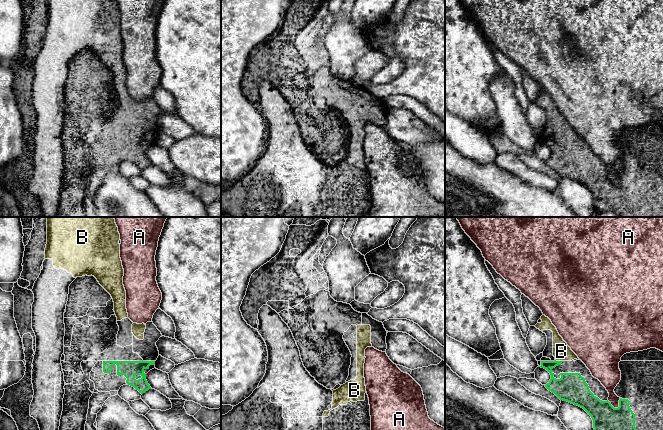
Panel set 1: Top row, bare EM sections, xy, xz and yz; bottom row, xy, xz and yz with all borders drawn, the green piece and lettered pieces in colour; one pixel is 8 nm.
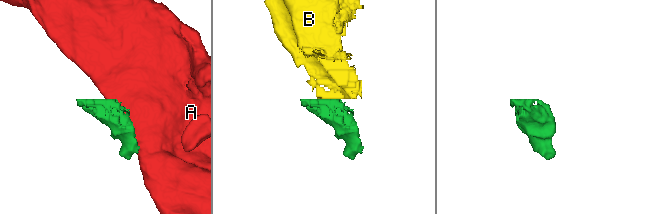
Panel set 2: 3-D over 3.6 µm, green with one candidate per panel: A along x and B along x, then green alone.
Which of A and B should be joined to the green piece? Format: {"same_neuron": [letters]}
{"same_neuron": ["B"]}

